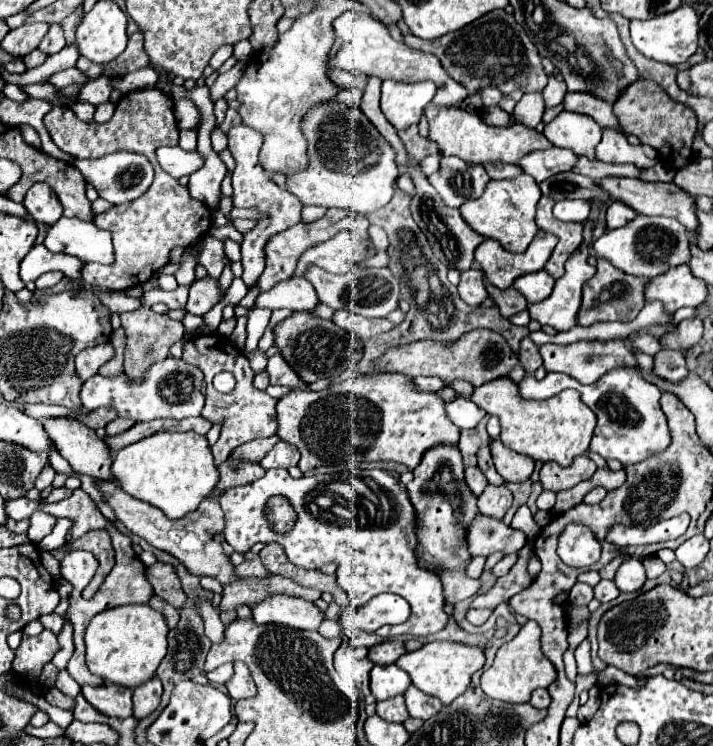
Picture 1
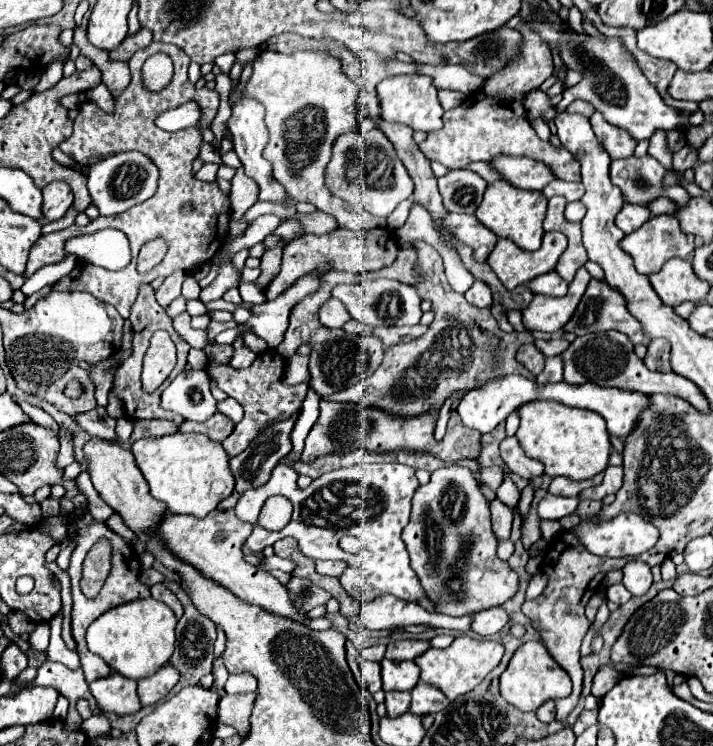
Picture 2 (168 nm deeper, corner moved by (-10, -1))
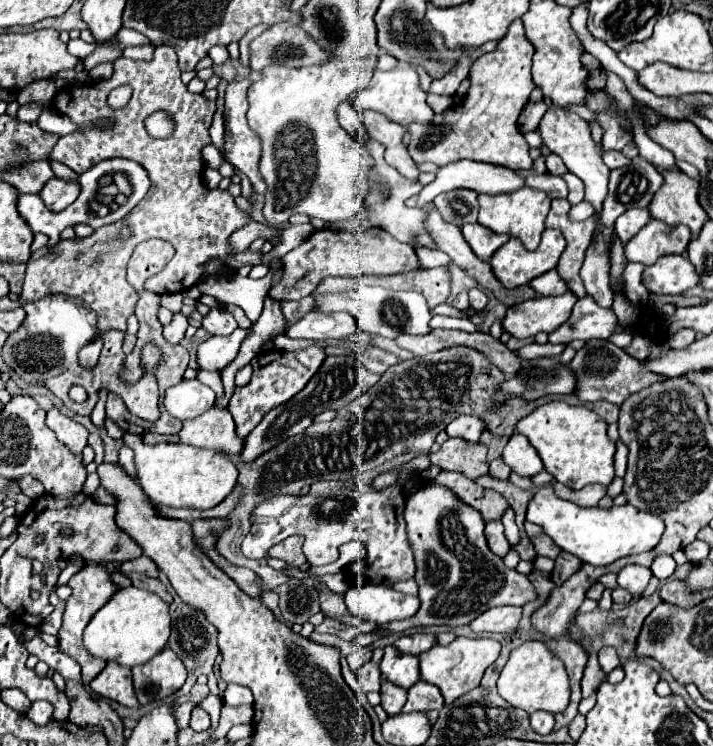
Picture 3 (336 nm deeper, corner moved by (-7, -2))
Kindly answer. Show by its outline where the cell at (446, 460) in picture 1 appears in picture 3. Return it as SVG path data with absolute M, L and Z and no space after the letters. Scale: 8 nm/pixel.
M425 484L407 498L405 506L407 538L415 556L421 608L415 616L401 622L385 624L387 632L403 632L417 626L465 626L473 622L485 608L523 606L535 598L535 588L525 574L511 570L499 556L489 552L485 540L485 522L481 512L459 500L451 488L441 484Z

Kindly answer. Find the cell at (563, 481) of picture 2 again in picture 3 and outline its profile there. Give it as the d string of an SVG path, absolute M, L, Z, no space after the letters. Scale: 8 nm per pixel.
M555 482L553 490L557 492L559 498L571 500L571 502L575 502L579 506L595 506L605 496L605 486L601 486L601 484L589 484L589 488L571 490L571 488L565 488L563 484Z

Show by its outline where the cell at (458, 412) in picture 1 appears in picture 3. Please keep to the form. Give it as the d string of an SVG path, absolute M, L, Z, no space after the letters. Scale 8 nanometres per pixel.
M461 414L455 420L451 420L445 430L447 430L449 436L461 436L461 438L465 438L469 442L477 442L479 436L485 430L485 422L479 416Z

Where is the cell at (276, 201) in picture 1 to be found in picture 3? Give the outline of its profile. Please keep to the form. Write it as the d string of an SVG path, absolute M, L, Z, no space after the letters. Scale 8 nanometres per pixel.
M237 78L233 82L229 82L227 92L225 92L225 156L227 160L237 166L253 184L253 188L259 194L265 194L267 184L259 172L259 156L261 156L261 144L257 140L257 134L249 128L247 124L247 110L249 110L249 102L247 102L247 88L249 88L249 80L247 78Z

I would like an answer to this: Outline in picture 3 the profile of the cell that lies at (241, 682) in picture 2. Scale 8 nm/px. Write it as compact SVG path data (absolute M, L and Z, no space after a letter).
M227 684L225 692L223 692L223 702L229 706L239 706L239 704L251 704L253 696L251 690L245 686L237 686L237 684Z

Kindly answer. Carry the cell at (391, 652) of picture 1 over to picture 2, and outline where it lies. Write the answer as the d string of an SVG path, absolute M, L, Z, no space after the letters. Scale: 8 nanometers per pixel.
M398 639L398 641L394 641L394 643L388 645L386 657L394 659L394 661L416 659L426 649L430 649L430 641L426 641L426 639Z

